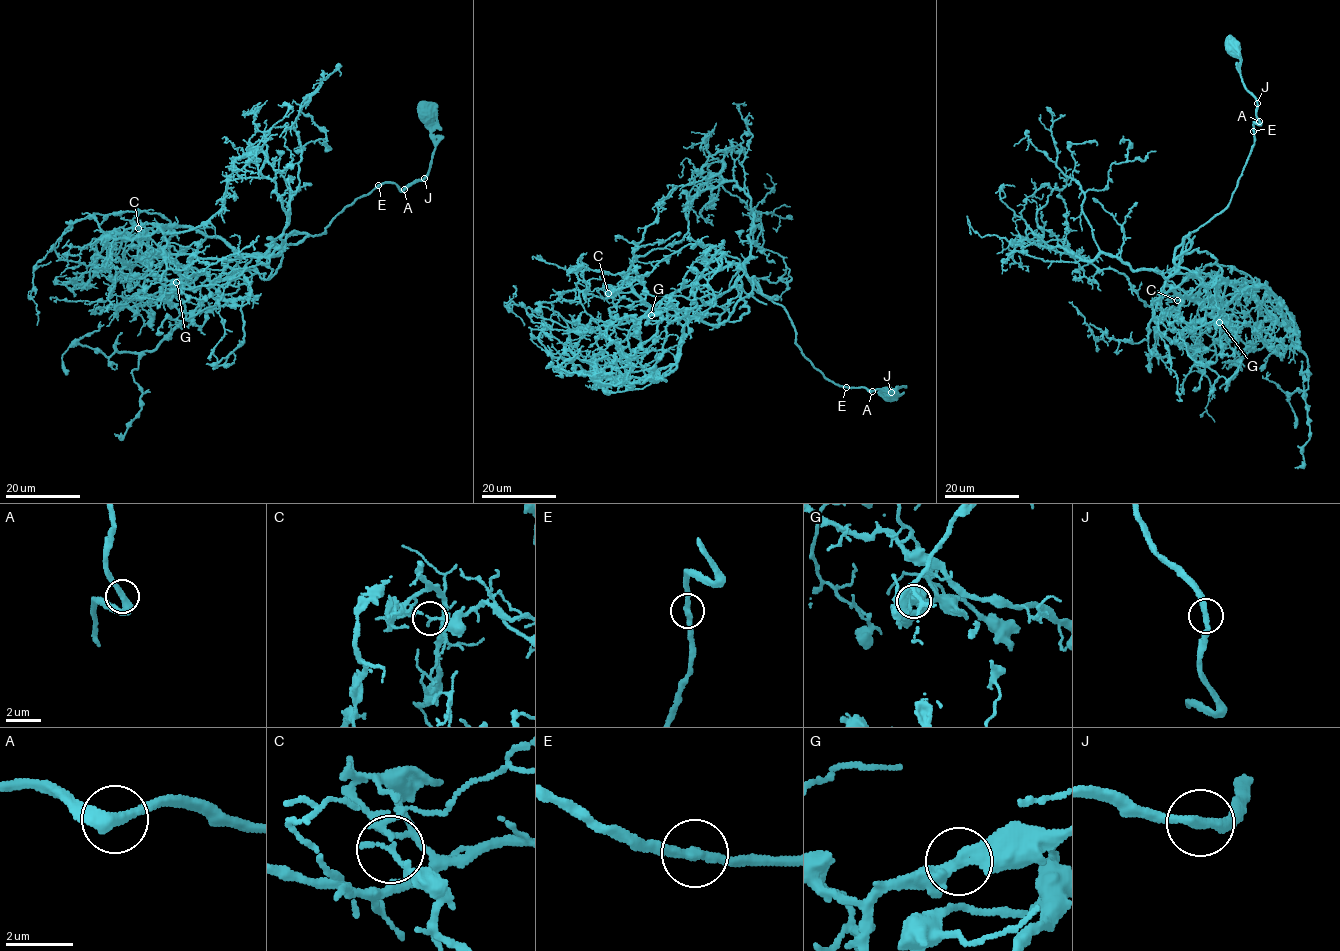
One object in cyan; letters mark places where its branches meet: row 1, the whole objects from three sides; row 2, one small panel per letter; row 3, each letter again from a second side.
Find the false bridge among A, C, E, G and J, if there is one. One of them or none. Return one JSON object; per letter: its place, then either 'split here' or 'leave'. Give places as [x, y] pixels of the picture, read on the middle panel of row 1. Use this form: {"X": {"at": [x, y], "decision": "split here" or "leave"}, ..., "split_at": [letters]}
{"A": {"at": [872, 391], "decision": "leave"}, "C": {"at": [608, 293], "decision": "split here"}, "E": {"at": [846, 387], "decision": "leave"}, "G": {"at": [651, 315], "decision": "leave"}, "J": {"at": [891, 392], "decision": "leave"}, "split_at": ["C"]}

